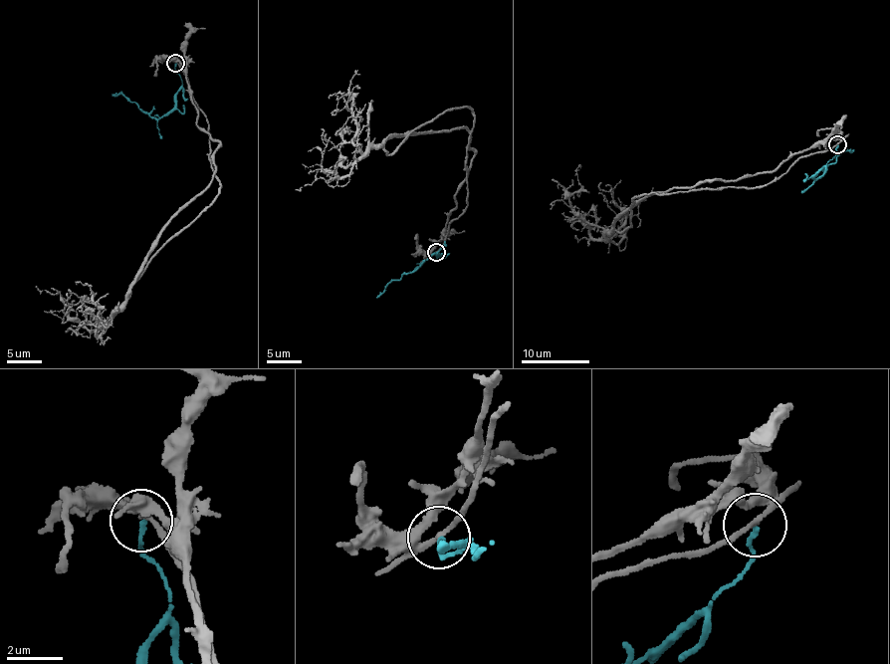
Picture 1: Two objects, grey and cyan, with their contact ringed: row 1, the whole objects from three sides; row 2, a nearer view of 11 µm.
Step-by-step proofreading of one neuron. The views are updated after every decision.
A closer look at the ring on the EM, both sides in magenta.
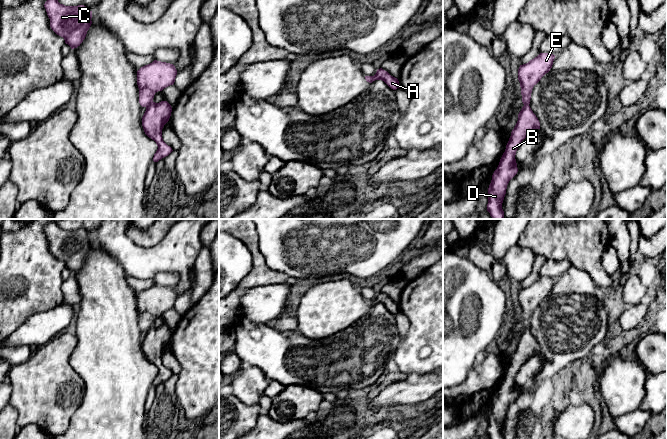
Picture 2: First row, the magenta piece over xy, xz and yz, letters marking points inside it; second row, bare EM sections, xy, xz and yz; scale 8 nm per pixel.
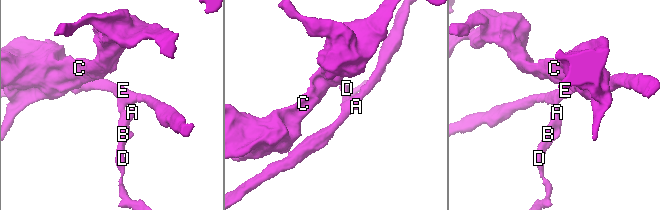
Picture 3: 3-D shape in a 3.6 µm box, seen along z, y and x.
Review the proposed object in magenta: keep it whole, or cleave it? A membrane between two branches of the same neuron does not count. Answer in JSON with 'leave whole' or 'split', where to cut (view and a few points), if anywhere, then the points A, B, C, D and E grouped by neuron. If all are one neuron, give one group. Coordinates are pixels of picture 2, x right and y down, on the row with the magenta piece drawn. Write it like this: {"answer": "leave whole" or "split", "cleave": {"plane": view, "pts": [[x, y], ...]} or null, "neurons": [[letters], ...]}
{"answer": "split", "cleave": {"plane": "xy", "pts": [[153, 102], [146, 107]]}, "neurons": [["A", "B", "D"], ["C", "E"]]}

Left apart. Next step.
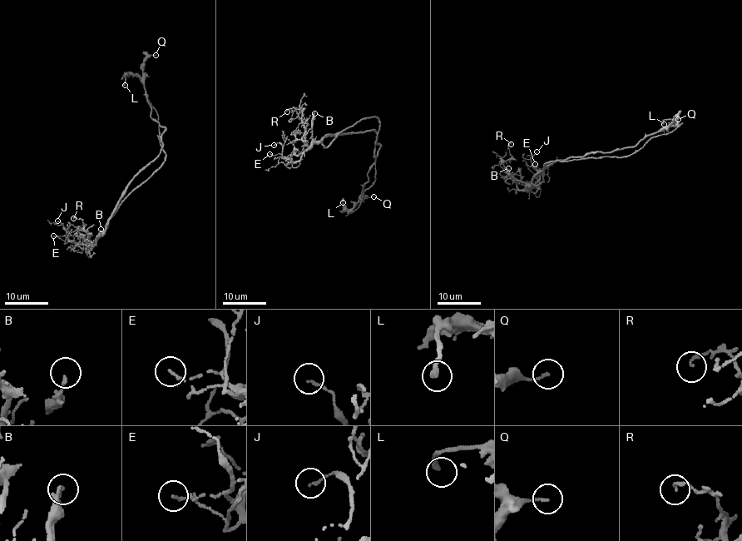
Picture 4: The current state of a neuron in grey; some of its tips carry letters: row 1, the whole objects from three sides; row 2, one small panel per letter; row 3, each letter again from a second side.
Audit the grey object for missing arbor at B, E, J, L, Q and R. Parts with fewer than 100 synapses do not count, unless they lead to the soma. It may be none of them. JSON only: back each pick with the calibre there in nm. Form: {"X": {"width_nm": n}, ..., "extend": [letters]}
{"extend": []}

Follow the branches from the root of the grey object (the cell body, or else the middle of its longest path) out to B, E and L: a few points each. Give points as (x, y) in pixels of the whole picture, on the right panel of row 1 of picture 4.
B: (561, 159), (547, 165), (529, 185), (517, 181), (507, 171), (508, 168)
E: (561, 159), (535, 176), (532, 186), (527, 191), (533, 192), (540, 184), (535, 164)
L: (561, 159), (627, 156), (638, 151), (650, 139), (668, 134), (676, 127), (671, 119), (663, 121), (664, 124)

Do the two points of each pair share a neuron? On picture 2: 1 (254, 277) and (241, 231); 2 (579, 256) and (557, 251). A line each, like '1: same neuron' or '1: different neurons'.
1: same neuron
2: same neuron

